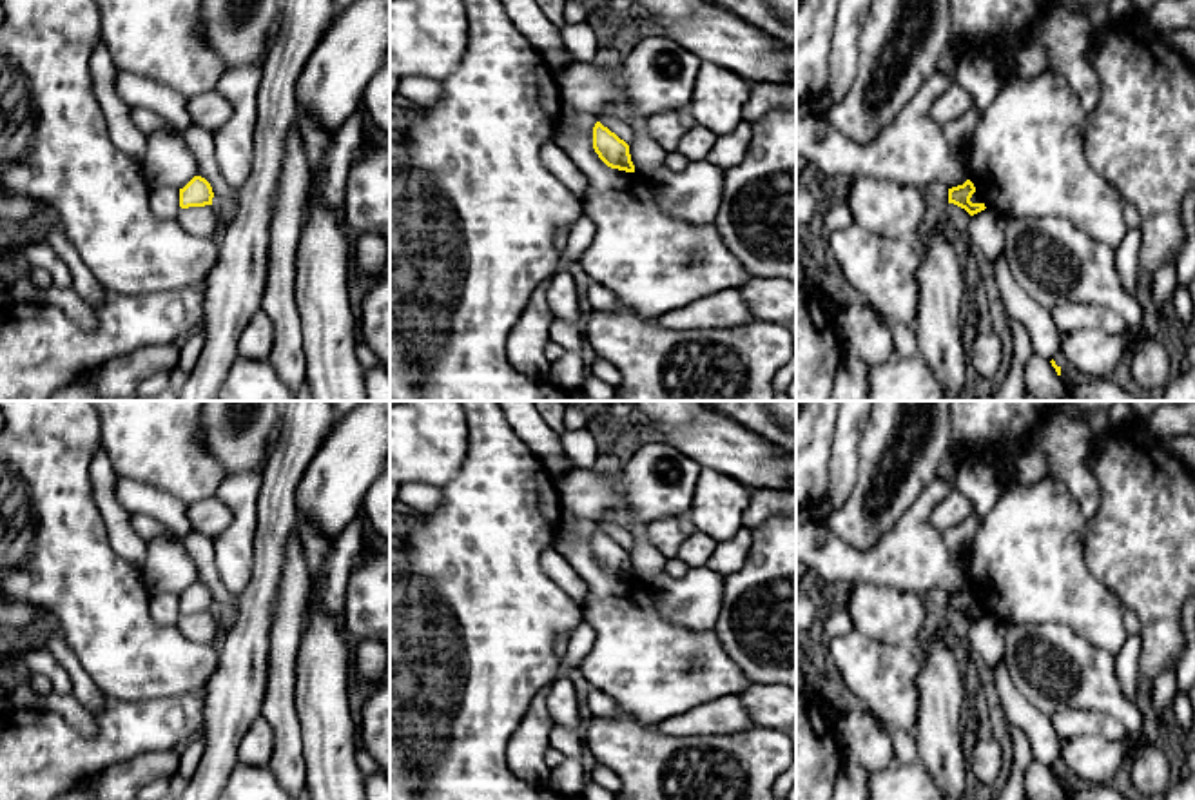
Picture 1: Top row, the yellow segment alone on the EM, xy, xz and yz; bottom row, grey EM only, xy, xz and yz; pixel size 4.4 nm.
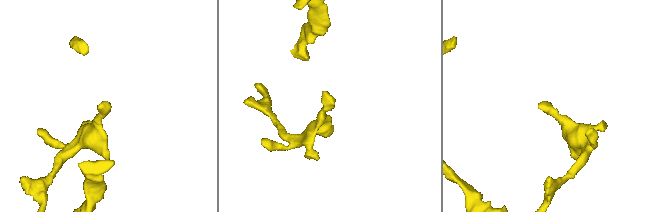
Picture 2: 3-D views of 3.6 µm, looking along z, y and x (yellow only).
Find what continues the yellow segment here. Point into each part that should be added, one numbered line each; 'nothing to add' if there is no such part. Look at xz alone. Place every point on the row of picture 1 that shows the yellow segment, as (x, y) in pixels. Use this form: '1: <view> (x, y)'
nothing to add

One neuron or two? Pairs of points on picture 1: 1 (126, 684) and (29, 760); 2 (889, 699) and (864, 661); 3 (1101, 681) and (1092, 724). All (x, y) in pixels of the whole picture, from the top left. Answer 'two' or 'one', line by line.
1: two
2: one
3: two

